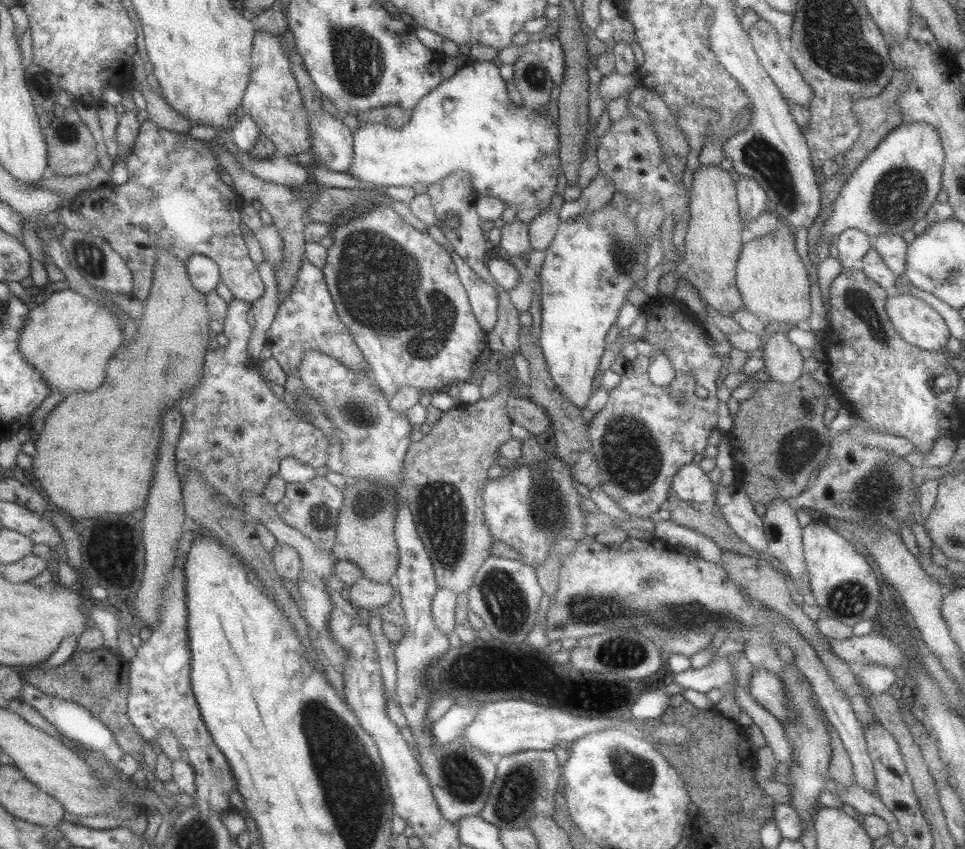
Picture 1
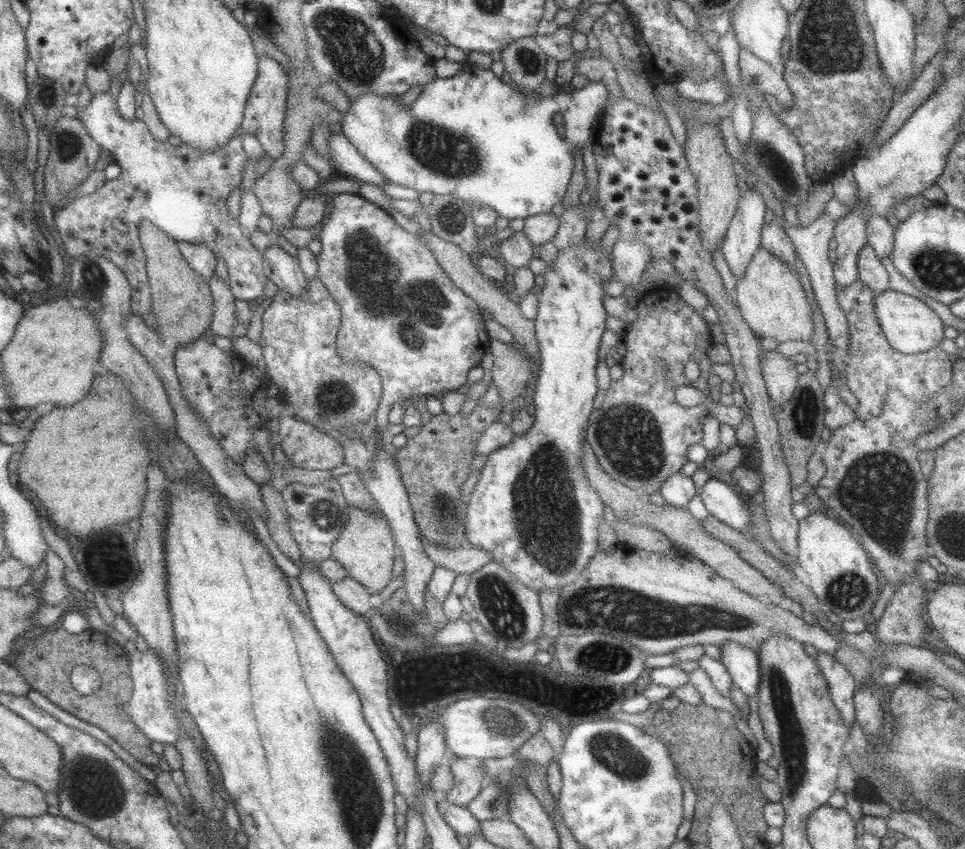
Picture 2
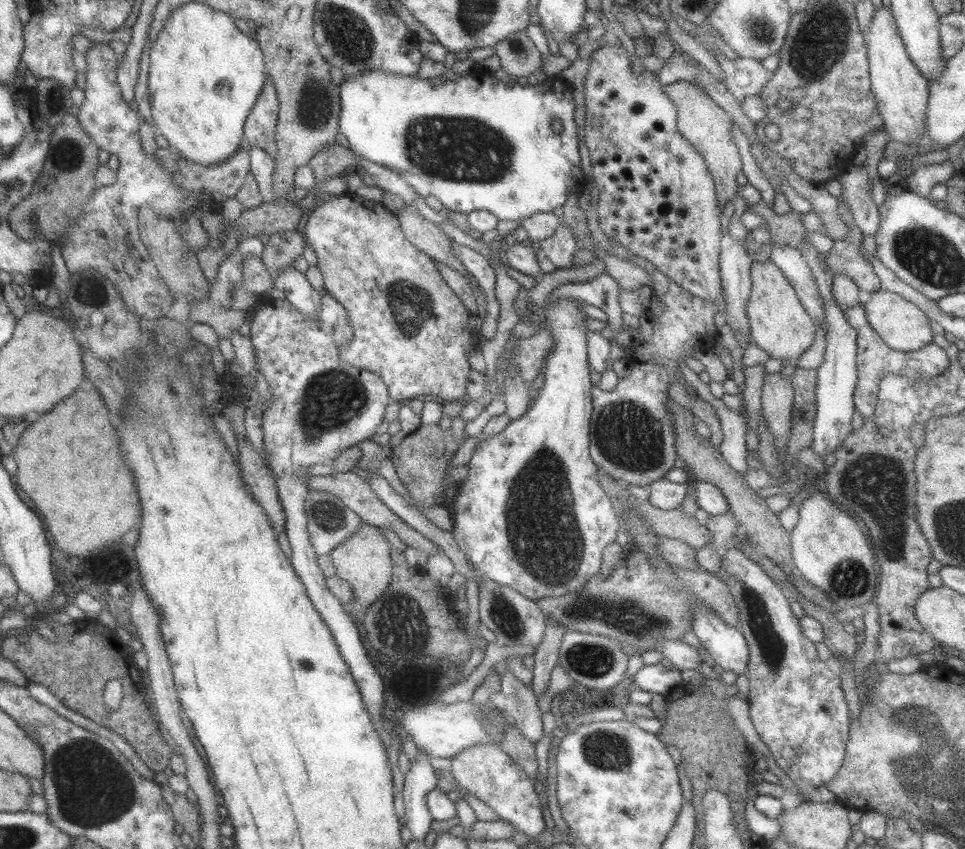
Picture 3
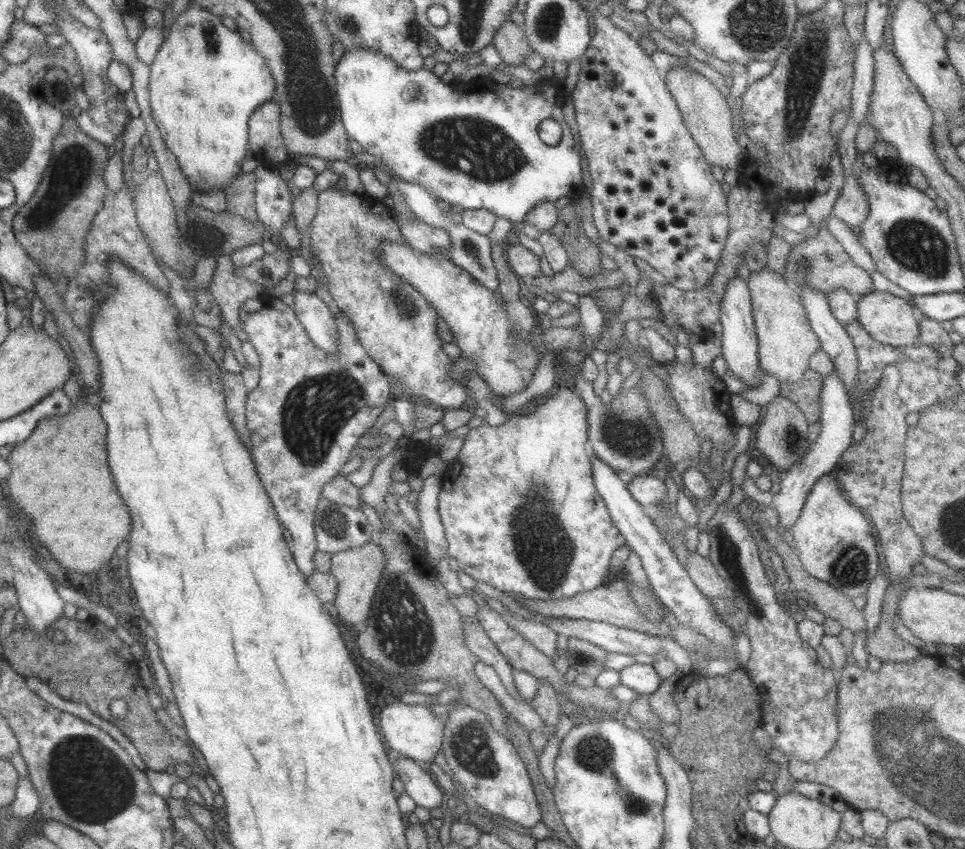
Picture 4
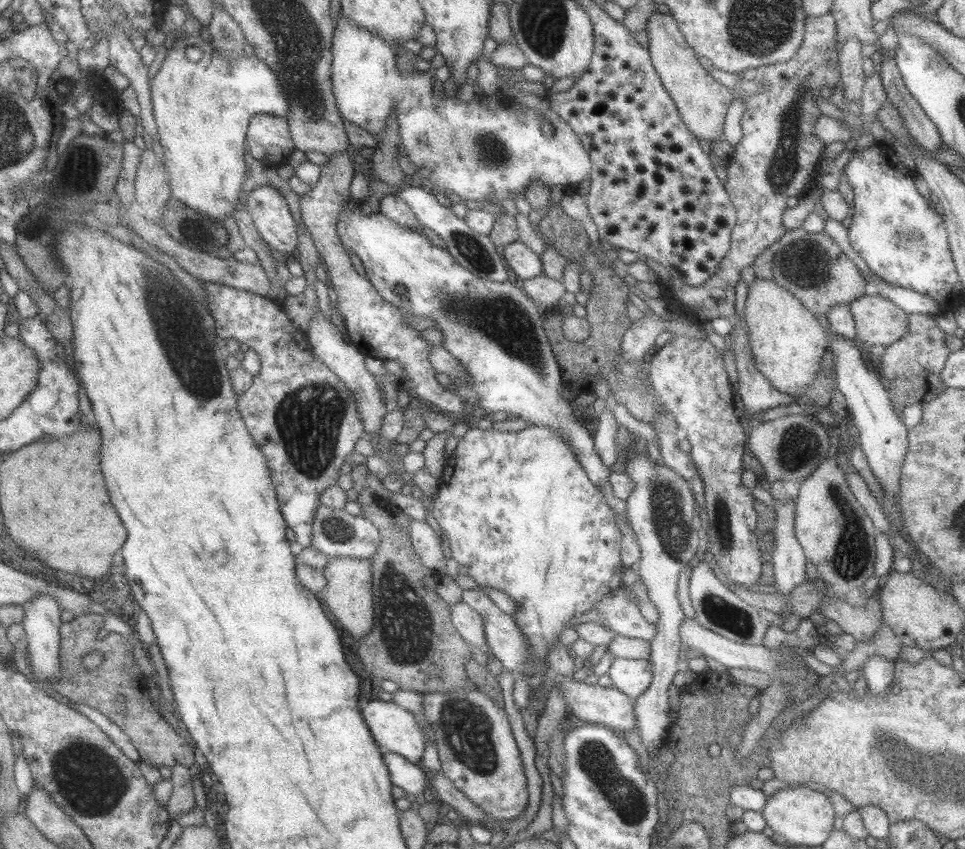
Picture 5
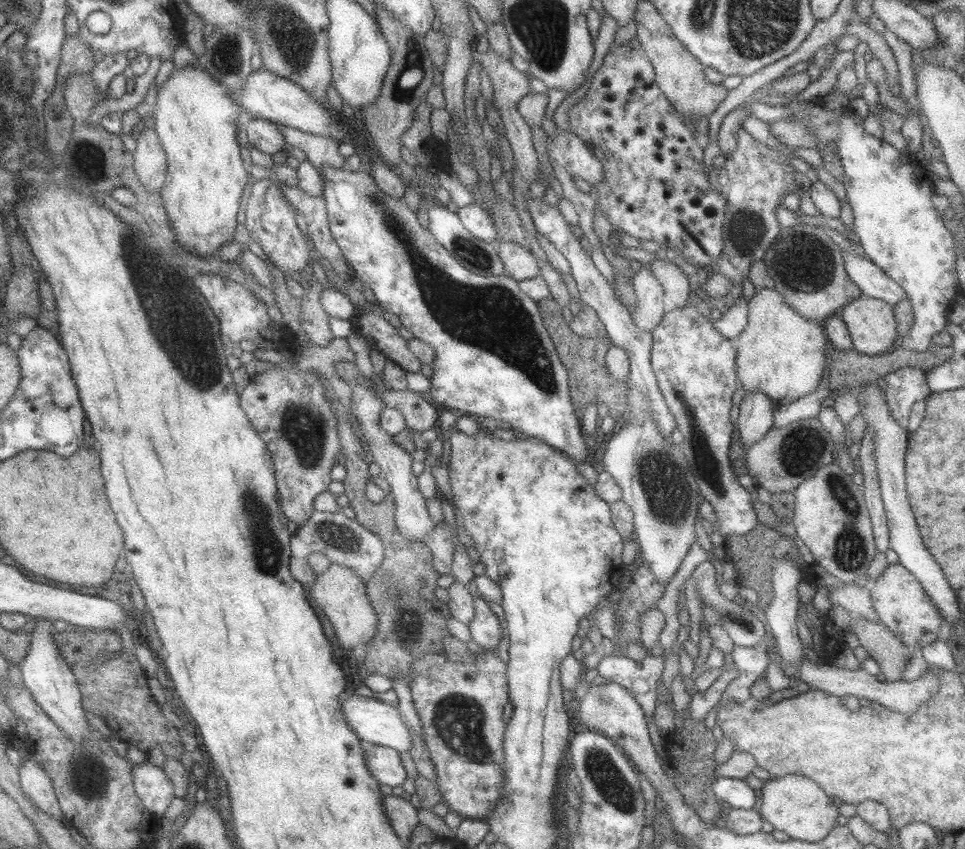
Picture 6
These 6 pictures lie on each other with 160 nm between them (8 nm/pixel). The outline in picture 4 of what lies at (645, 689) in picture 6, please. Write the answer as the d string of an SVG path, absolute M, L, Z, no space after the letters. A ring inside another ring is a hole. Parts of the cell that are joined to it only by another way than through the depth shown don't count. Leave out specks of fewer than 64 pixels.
M634 663L621 668L618 672L619 683L637 693L638 696L649 696L660 688L663 682L650 664Z

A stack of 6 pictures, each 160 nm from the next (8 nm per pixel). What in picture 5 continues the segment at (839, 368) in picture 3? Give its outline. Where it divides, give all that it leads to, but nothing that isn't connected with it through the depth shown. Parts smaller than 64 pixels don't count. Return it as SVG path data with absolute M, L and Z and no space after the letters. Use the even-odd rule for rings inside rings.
M774 500L776 512L775 531L773 531L772 551L773 579L775 591L789 595L800 583L805 581L806 558L794 534L794 501Z

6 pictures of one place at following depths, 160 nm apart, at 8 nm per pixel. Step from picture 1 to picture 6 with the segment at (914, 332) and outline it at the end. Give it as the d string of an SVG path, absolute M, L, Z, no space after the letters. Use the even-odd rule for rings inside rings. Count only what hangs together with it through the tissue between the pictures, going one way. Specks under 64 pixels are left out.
M859 296L837 313L848 330L852 349L857 352L875 356L895 347L896 322L888 302Z

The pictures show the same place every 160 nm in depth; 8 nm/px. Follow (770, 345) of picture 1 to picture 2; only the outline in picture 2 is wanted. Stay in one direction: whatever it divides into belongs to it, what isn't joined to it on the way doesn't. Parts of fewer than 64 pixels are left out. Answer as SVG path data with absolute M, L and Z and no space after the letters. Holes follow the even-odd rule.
M769 350L761 354L760 371L766 393L772 401L773 409L786 403L793 394L798 377L795 371L796 363L774 350Z

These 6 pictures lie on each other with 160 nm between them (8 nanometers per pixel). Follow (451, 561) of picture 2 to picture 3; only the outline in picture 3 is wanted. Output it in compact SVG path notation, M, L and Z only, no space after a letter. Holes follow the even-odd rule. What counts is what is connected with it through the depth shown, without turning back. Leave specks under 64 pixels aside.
M353 471L340 473L333 472L330 475L310 476L308 478L308 489L310 491L330 492L333 496L340 498L349 510L352 510L355 514L357 514L357 516L361 519L361 522L365 522L365 524L375 527L387 528L398 536L399 540L401 540L406 547L425 552L427 556L437 554L437 552L439 552L438 546L435 546L429 540L425 539L425 537L419 534L419 532L415 532L413 528L409 527L393 512L389 511L389 509L381 503L373 491L371 491L369 483L366 483L363 479L361 479L361 477L355 475Z

